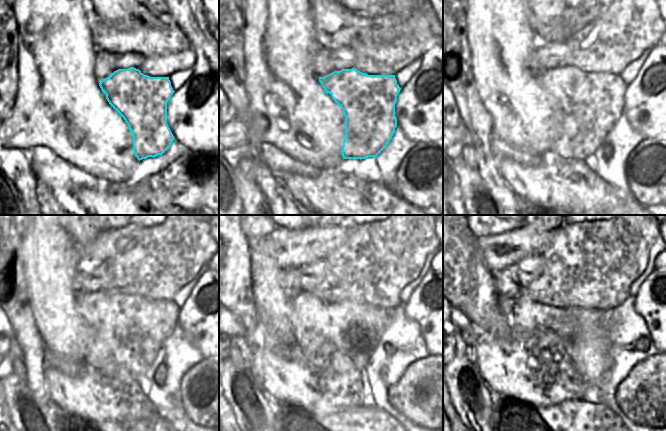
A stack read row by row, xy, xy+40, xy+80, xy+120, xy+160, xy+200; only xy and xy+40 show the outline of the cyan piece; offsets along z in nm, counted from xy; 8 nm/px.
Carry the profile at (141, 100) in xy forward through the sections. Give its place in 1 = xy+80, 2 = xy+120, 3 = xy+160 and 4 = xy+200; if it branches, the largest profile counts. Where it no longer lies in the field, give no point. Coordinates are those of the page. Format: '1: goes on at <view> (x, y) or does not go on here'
1: goes on at xy+80 (591, 103)
2: goes on at xy+120 (140, 326)
3: goes on at xy+160 (359, 327)
4: goes on at xy+200 (558, 313)

